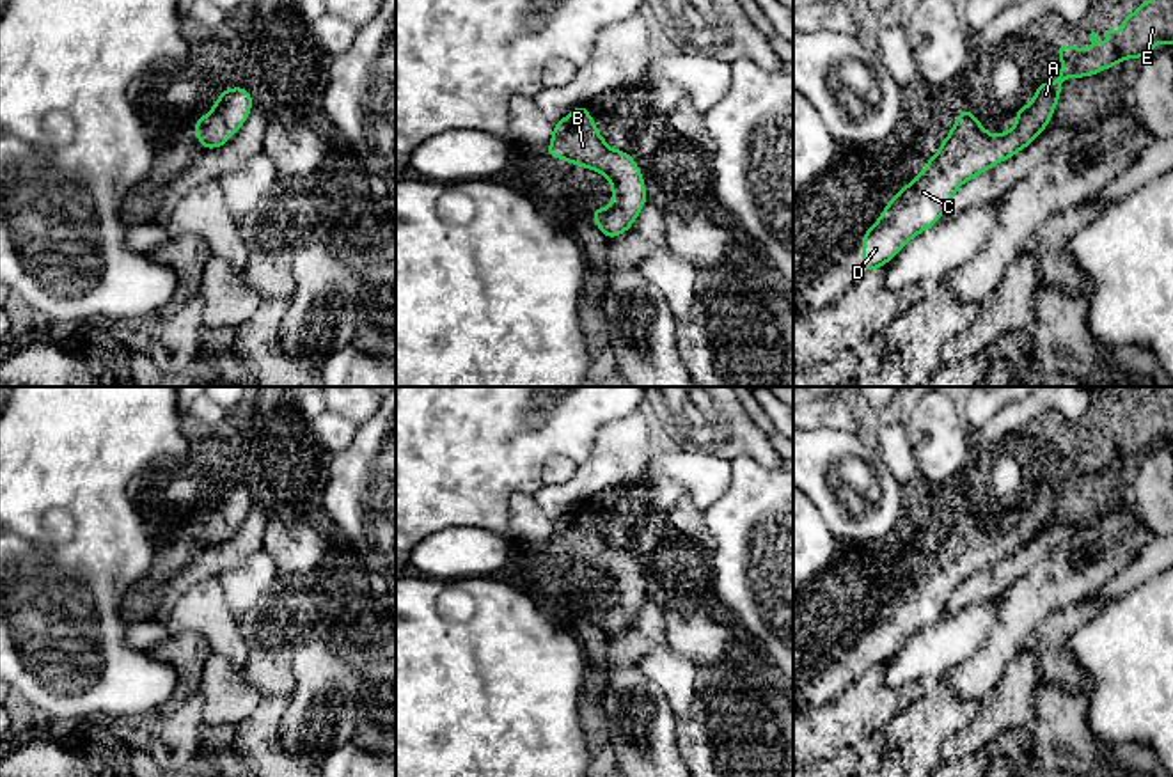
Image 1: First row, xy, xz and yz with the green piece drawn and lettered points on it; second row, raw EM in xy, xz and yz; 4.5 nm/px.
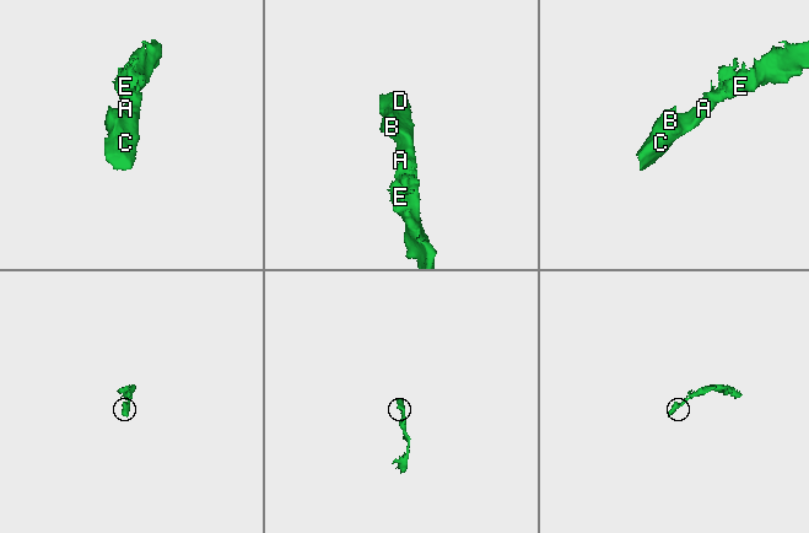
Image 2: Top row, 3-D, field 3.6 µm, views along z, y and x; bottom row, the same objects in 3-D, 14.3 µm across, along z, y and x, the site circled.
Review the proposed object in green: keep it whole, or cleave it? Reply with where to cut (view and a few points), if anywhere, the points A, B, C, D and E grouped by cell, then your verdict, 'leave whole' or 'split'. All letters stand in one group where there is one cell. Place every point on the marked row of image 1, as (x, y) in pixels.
no cut; A B C D E; leave whole

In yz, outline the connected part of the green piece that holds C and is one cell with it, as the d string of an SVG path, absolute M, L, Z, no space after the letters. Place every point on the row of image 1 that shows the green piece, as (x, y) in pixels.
M1173 0L1141 2L1136 12L1123 18L1118 35L1104 27L1104 37L1109 46L1098 44L1093 30L1090 50L1056 46L1061 59L1061 73L1052 76L1056 83L1049 85L1043 78L1033 99L1017 110L1017 122L1008 131L992 135L971 110L962 110L941 149L864 232L862 270L870 273L886 266L912 238L946 215L948 202L964 183L1033 144L1054 115L1065 78L1093 76L1125 59L1138 60L1157 44L1173 44Z

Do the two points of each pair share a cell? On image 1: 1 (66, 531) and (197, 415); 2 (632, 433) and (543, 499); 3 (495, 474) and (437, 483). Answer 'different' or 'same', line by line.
1: different
2: same
3: same

